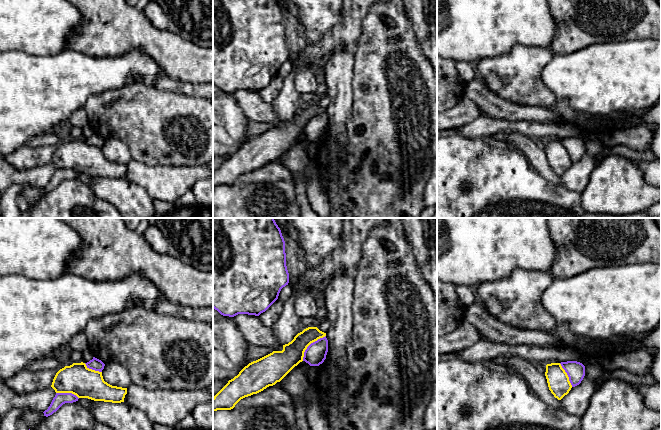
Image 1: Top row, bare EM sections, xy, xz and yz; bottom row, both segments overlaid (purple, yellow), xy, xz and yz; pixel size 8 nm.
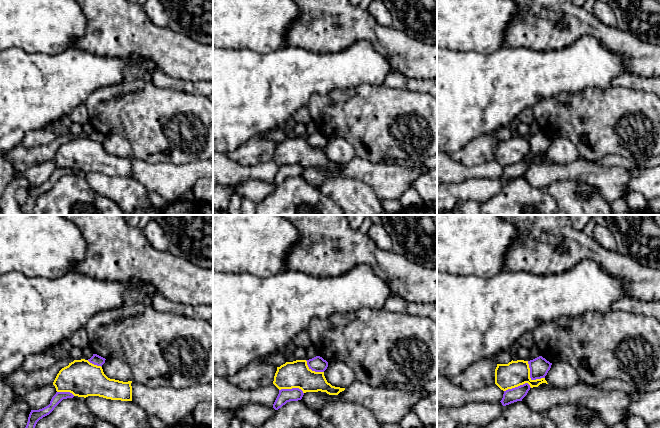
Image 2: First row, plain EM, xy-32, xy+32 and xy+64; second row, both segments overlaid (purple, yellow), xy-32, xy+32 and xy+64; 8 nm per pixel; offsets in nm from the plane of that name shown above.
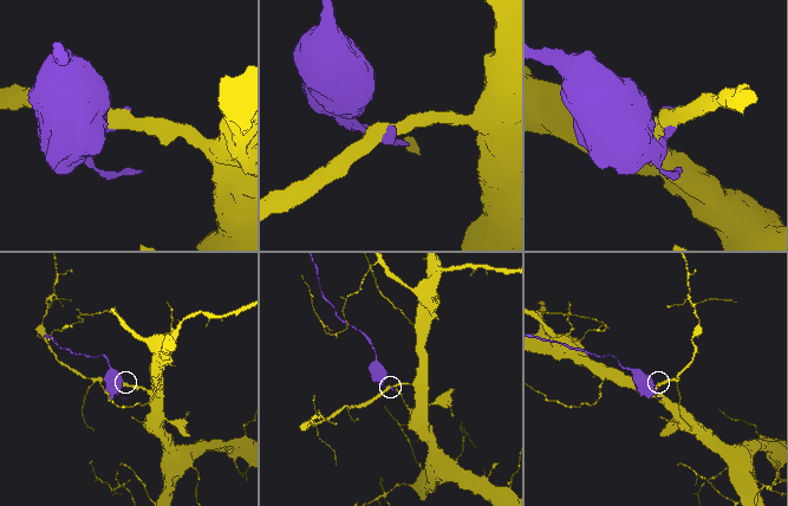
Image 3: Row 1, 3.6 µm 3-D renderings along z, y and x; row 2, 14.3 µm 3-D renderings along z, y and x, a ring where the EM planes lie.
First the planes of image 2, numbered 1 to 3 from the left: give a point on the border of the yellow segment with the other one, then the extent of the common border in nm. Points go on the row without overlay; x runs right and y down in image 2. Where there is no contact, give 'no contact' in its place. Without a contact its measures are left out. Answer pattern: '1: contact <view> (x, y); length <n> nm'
1: contact xy-32 (66, 168); length 150 nm
2: contact xy+32 (292, 164); length 200 nm
3: contact xy+64 (530, 152); length 200 nm

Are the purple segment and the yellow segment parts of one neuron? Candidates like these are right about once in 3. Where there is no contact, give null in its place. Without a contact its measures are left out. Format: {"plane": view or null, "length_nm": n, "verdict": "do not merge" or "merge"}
{"plane": "xz", "length_nm": 280, "verdict": "do not merge"}

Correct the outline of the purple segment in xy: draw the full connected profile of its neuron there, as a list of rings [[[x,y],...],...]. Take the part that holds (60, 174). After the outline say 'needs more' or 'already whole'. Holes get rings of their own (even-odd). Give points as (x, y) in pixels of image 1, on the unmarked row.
[[[56,169],[48,185],[43,188],[44,192],[48,193],[56,188],[63,180],[73,179],[78,177],[78,175],[79,174],[72,169]]]; already whole

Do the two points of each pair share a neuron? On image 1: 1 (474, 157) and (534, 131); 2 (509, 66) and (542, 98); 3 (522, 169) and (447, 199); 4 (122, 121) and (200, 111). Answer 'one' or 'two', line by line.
1: two
2: one
3: one
4: one

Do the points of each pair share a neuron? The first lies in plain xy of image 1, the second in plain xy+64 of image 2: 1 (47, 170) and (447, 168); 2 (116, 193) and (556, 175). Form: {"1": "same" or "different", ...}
{"1": "same", "2": "different"}

